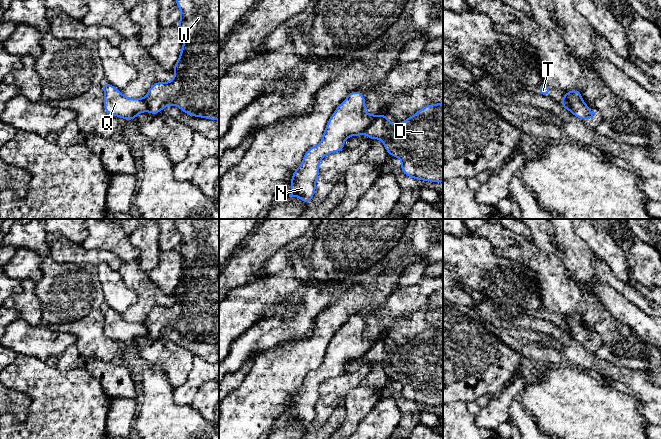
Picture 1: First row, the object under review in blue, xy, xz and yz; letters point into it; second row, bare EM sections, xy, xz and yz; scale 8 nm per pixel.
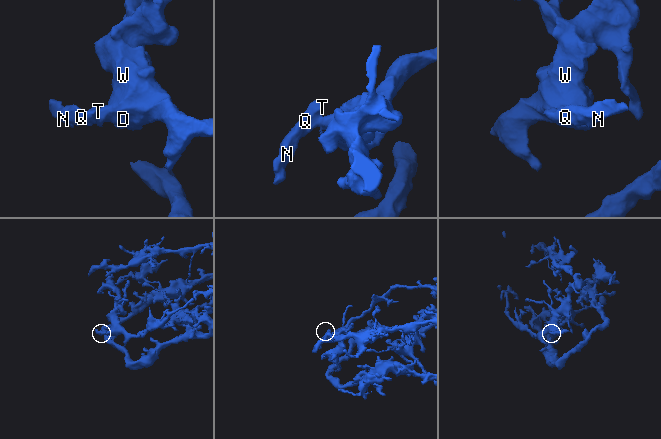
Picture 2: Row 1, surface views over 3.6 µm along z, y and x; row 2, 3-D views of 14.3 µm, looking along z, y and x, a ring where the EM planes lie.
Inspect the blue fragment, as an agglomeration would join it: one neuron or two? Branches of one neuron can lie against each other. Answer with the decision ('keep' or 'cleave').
cleave

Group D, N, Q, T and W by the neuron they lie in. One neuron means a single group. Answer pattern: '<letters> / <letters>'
D W / N Q T

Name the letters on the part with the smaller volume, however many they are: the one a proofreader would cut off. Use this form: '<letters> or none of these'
N, Q, T

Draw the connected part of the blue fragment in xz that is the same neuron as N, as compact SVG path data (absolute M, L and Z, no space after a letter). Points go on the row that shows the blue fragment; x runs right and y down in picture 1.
M350 92L330 117L322 140L310 147L300 167L293 171L289 197L298 197L310 204L316 190L320 161L328 154L344 150L344 142L351 136L362 136L376 115L365 112L366 101L363 93Z

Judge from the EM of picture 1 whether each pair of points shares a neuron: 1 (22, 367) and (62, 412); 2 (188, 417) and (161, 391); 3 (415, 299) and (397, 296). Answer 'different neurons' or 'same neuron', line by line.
1: same neuron
2: same neuron
3: same neuron

